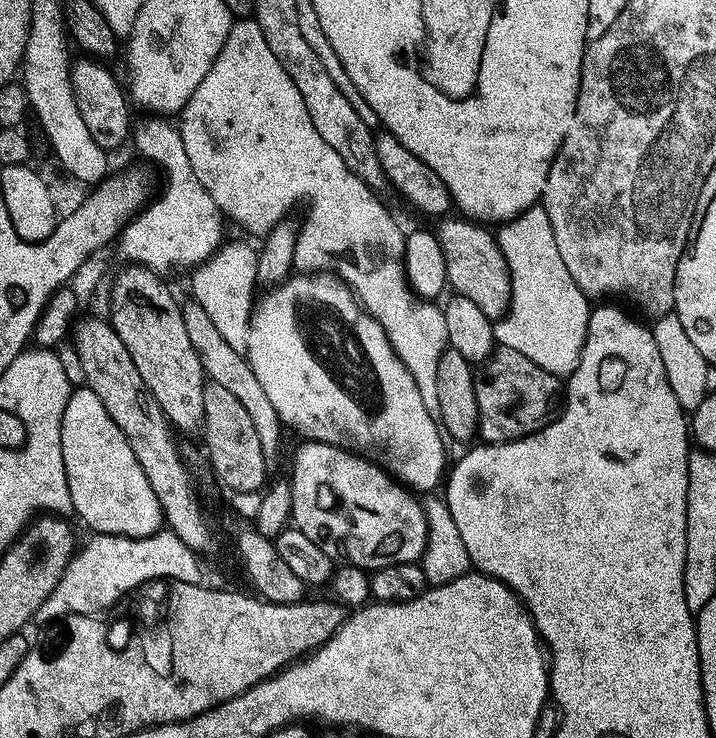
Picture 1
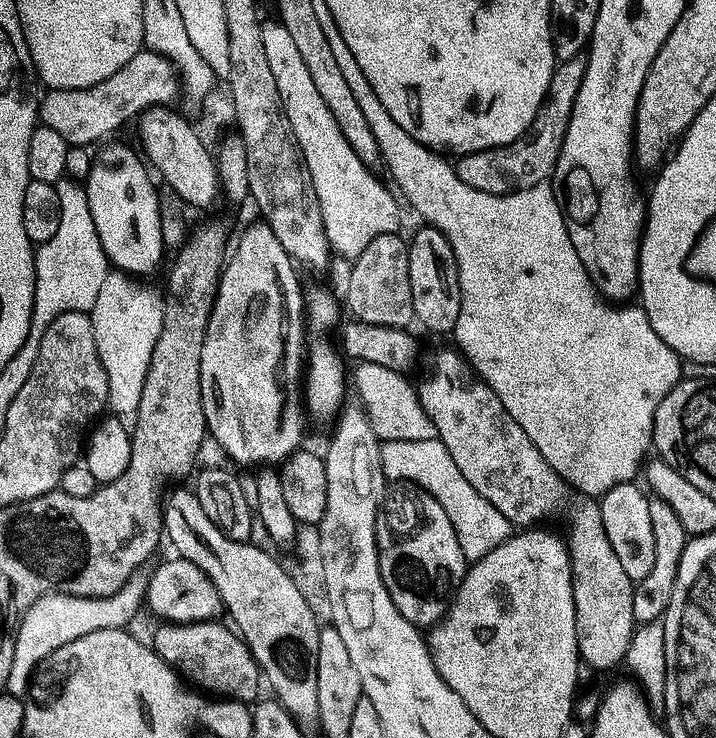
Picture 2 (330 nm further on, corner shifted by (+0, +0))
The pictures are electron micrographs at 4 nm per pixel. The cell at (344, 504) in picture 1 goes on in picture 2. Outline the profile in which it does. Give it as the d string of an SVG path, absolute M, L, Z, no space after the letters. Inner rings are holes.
M404 486L385 499L380 513L380 521L376 527L376 541L380 547L380 569L386 590L394 598L394 606L410 623L421 630L431 629L448 615L448 609L460 589L464 575L468 573L470 562L462 554L462 546L458 542L458 534L446 518L446 510L438 506L438 502L429 492L423 492L415 486Z

